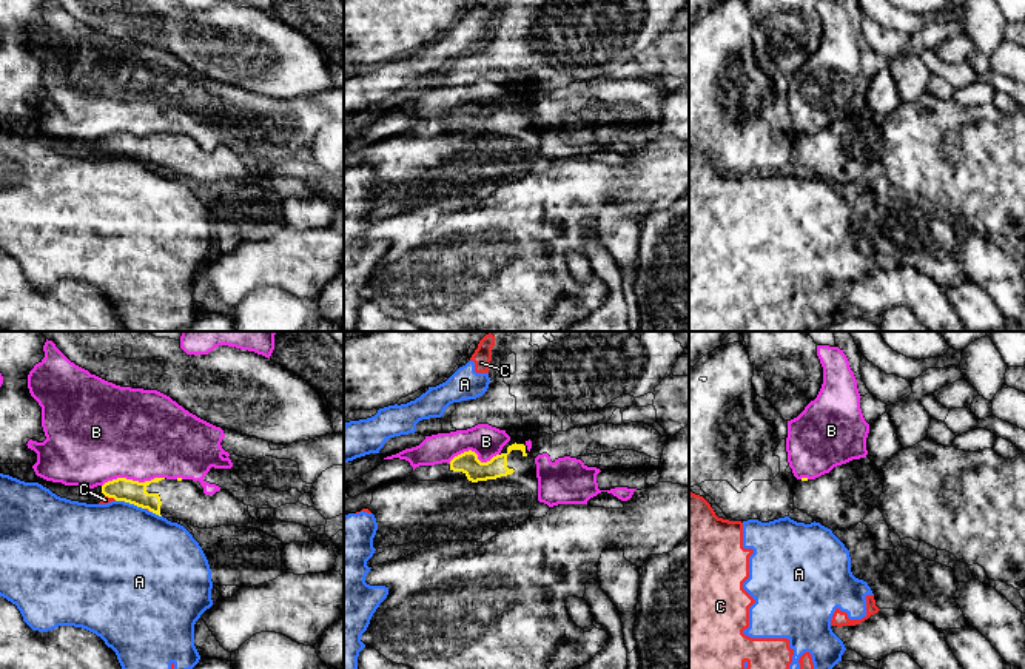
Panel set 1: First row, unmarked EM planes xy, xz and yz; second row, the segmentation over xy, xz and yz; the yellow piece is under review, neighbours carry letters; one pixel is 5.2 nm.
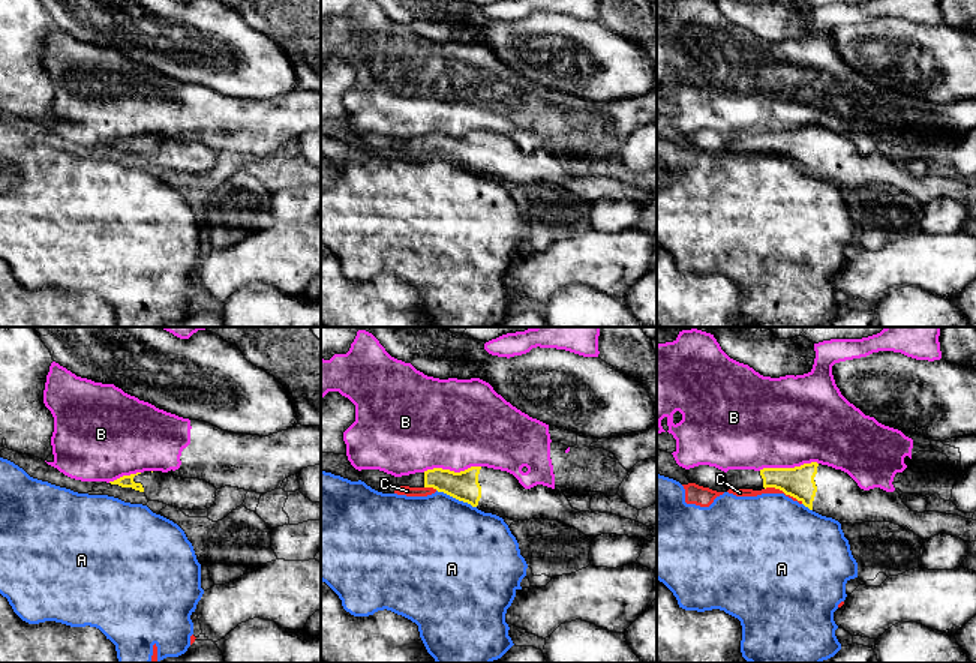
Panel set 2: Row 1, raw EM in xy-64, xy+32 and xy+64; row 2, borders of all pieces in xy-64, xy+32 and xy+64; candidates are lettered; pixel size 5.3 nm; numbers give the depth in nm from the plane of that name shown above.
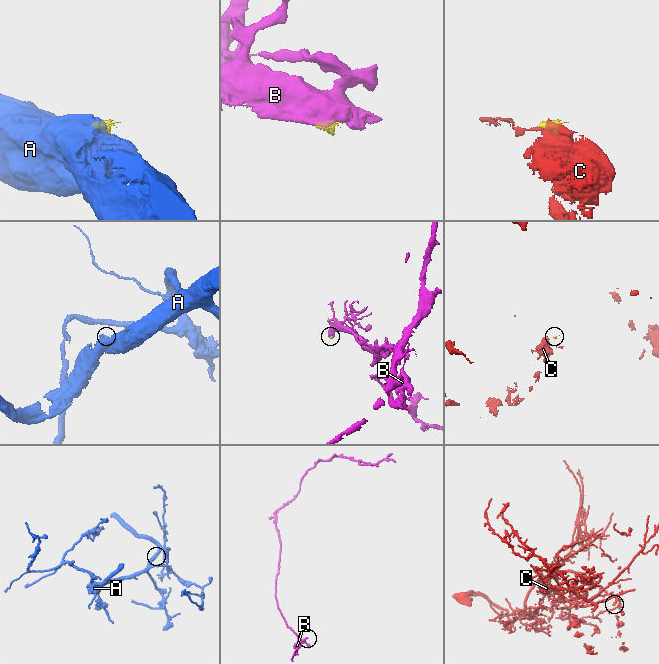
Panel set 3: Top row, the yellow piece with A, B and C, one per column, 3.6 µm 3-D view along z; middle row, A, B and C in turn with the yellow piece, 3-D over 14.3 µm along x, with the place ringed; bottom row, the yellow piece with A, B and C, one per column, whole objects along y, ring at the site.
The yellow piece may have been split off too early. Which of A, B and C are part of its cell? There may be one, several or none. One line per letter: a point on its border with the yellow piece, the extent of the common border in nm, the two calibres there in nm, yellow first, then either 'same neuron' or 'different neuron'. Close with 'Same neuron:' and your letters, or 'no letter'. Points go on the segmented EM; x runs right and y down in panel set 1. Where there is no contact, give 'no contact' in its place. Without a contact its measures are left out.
A: xy (131, 503) | 170 nm | 120/480 nm | different neuron
B: xy (133, 481) | 340 nm | 120/480 nm | different neuron
C: xy (111, 497) | 70 nm | 120/50 nm | different neuron
Same neuron: no letter

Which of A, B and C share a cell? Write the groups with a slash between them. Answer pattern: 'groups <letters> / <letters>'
groups A C / B

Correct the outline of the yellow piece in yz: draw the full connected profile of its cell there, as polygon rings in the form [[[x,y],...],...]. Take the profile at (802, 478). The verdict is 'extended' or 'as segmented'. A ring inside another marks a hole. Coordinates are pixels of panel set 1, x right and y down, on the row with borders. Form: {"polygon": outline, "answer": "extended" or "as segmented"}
{"polygon": [[[860,458],[815,479],[797,479],[792,504],[831,530],[846,530],[863,523],[882,493],[879,467],[869,458]]], "answer": "extended"}

